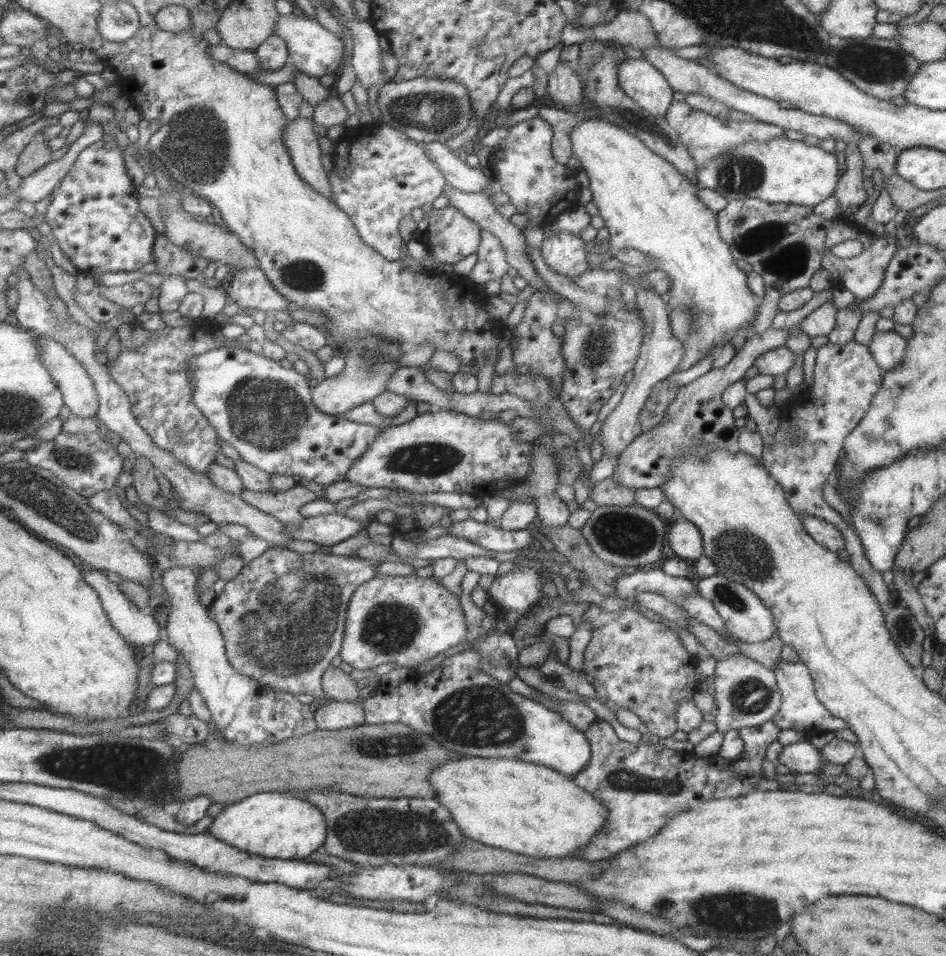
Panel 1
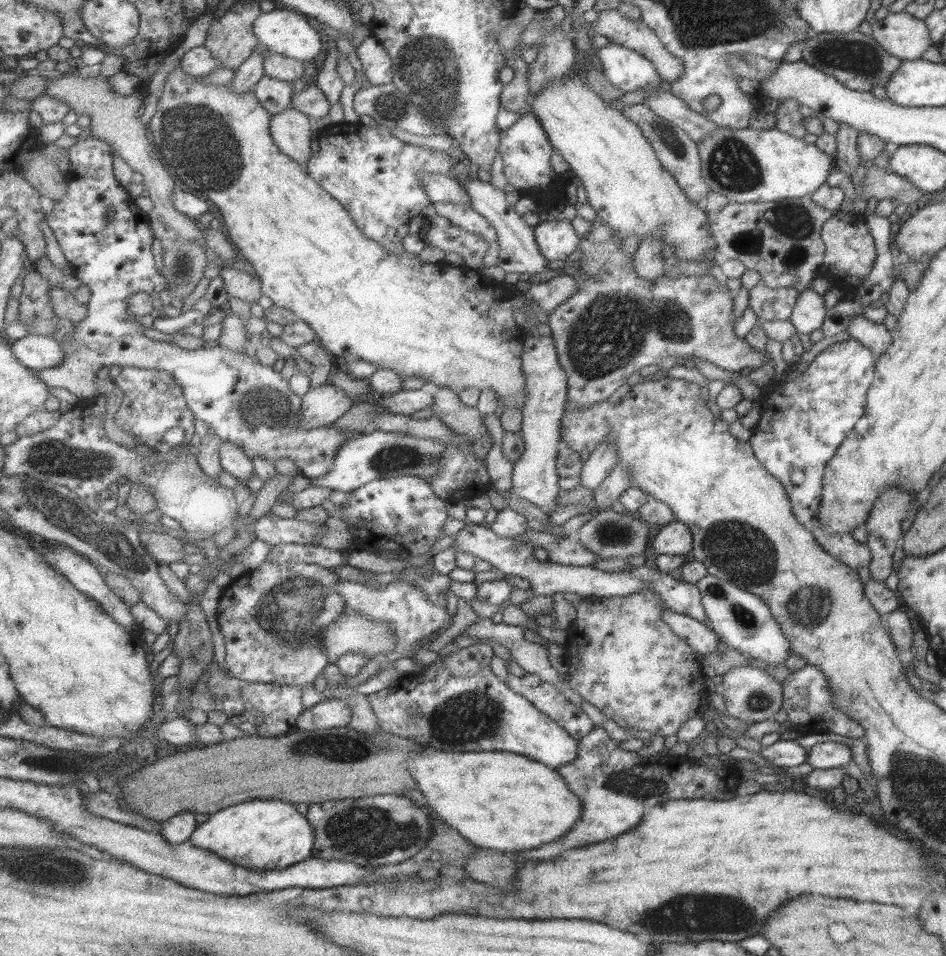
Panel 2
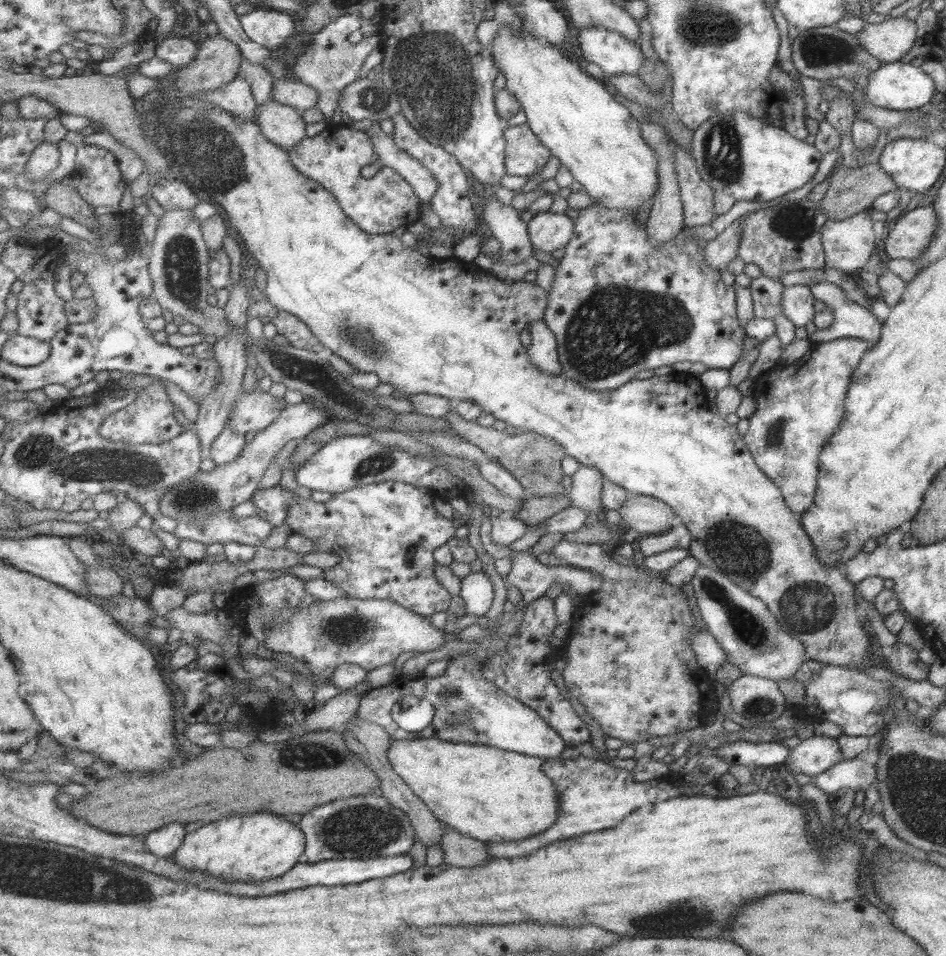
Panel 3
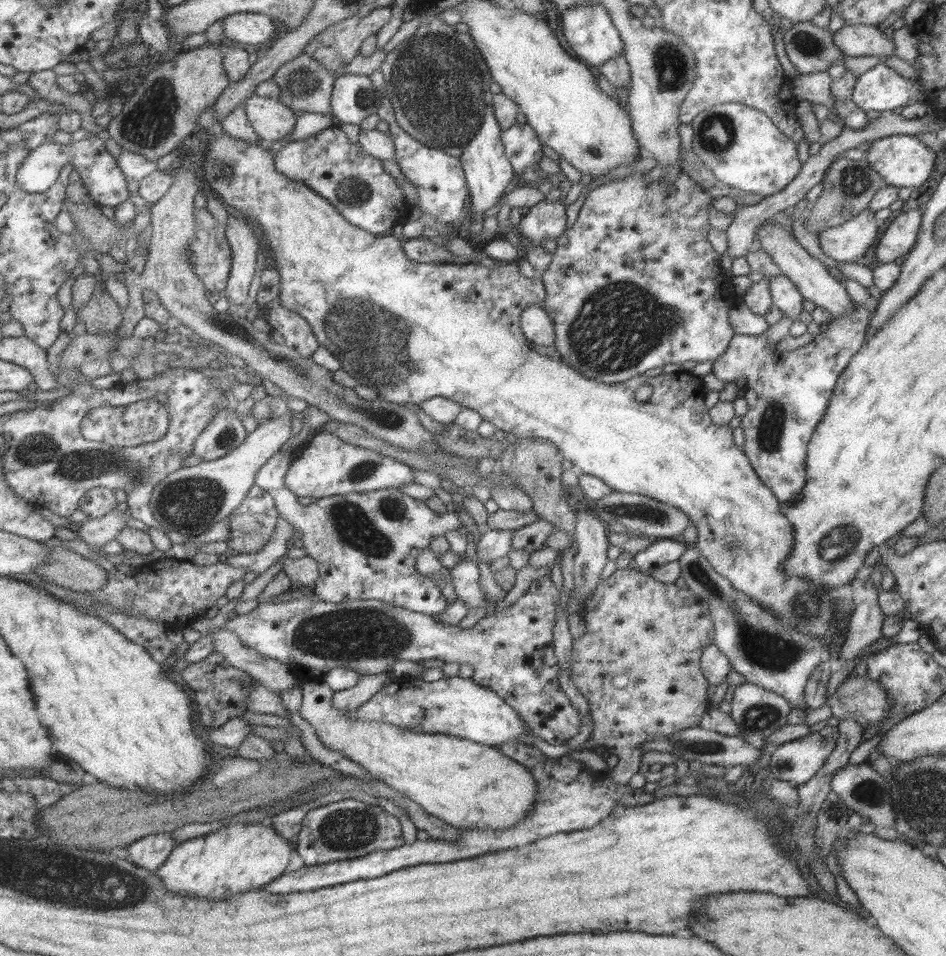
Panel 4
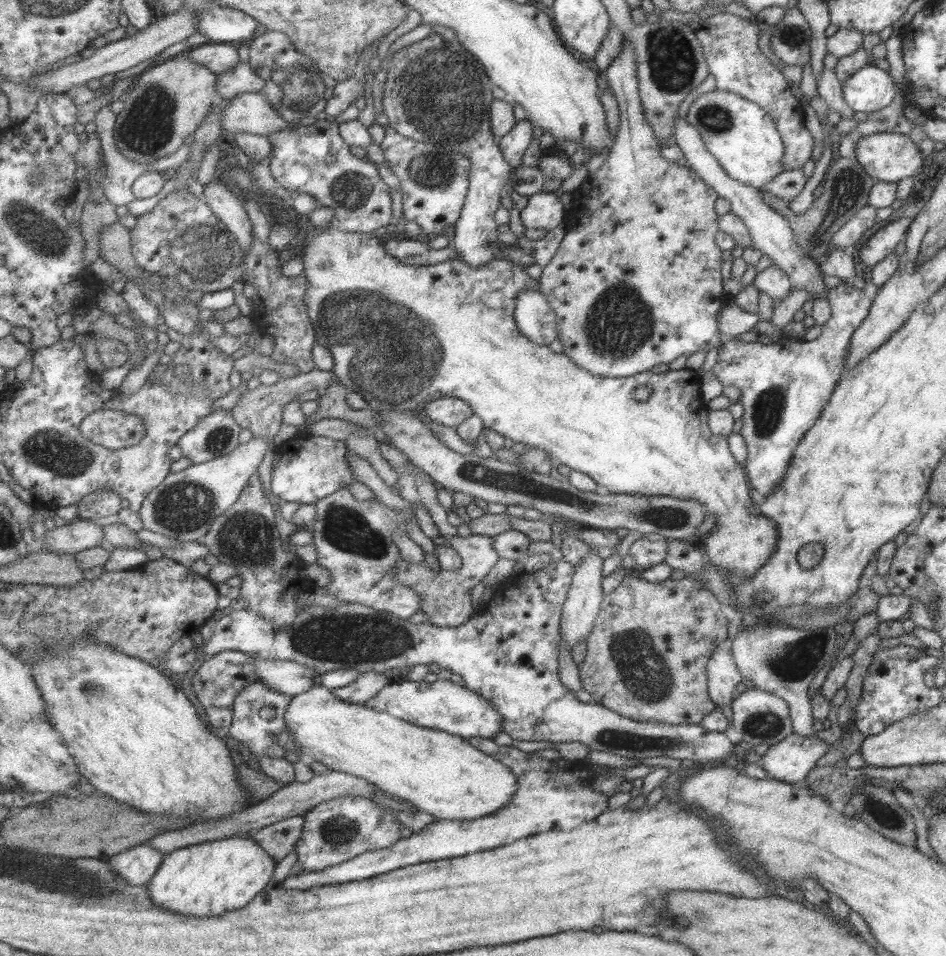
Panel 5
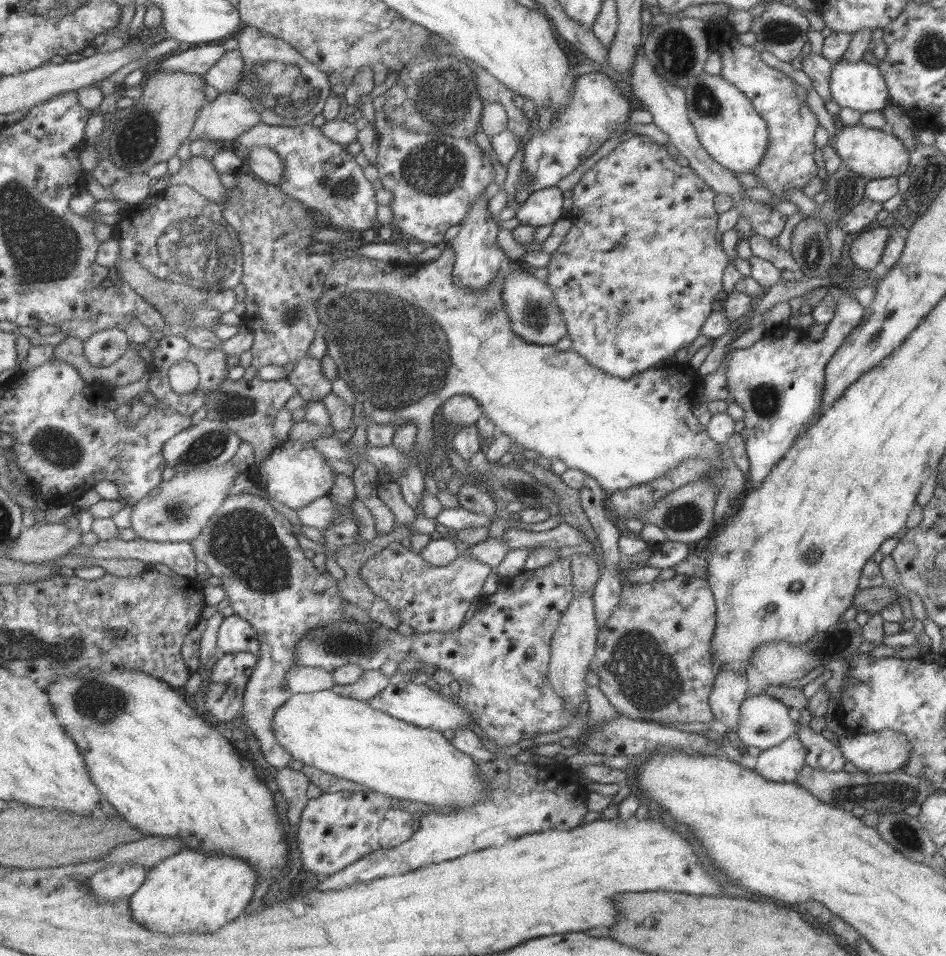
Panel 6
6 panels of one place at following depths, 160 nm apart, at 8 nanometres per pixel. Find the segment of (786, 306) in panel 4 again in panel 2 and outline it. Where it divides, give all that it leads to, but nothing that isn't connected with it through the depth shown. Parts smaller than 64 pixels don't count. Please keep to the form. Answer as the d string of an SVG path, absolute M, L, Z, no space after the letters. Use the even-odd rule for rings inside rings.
M810 287L798 291L788 322L798 335L809 335L821 328L825 316L822 293L813 292Z

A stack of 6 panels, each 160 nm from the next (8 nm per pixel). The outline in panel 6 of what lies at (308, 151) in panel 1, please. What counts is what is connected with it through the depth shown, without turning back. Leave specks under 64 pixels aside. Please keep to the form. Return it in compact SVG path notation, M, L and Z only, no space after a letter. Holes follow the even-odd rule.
M233 91L220 93L216 99L209 101L199 111L189 141L199 140L200 138L221 141L235 140L243 133L257 126L262 120L263 118L261 118L259 111L254 108L254 104L250 98L239 93L234 93Z

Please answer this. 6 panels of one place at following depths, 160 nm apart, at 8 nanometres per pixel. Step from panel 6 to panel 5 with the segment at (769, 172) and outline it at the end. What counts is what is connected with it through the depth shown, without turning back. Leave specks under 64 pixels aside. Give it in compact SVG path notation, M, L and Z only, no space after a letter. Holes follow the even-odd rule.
M725 11L713 14L695 26L697 38L701 43L709 74L714 76L718 91L729 91L738 94L760 106L775 123L784 146L780 169L783 172L802 168L812 153L814 145L809 131L799 117L801 103L789 91L787 81L781 71L771 65L769 59L757 48L759 29ZM699 27L699 28L698 28Z

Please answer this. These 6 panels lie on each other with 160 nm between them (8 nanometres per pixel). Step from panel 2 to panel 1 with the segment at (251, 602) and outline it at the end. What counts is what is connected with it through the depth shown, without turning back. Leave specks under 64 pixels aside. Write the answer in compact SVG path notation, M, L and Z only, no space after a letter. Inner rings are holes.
M271 546L271 548L259 556L259 558L255 558L253 562L245 565L233 580L228 581L224 590L216 596L209 606L211 618L219 623L224 634L226 653L229 657L230 664L237 669L237 672L249 676L257 680L260 684L269 686L269 688L291 692L295 695L305 694L315 696L315 698L325 698L329 700L322 686L323 678L325 677L325 673L327 673L327 669L337 663L342 654L351 599L362 584L378 579L377 570L375 569L375 564L377 563L382 562L379 560L356 558L356 556L335 556L334 554L325 554L321 551L299 553L289 550L286 547Z

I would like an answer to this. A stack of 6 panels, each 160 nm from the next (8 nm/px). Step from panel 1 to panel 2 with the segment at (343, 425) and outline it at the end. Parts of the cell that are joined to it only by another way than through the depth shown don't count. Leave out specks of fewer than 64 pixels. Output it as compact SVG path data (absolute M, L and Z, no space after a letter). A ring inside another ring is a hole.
M90 136L87 139L80 140L69 148L69 160L71 161L70 168L73 170L73 180L69 184L69 195L67 195L67 197L65 197L59 205L55 206L53 212L47 214L47 223L54 232L54 236L56 237L57 242L59 242L60 248L64 252L67 262L74 267L76 271L75 275L81 278L85 284L90 285L90 288L92 289L92 299L88 302L88 315L86 320L79 323L75 334L71 334L73 344L69 342L69 344L64 344L64 346L62 345L62 349L64 350L63 362L53 368L37 371L38 376L40 376L42 381L47 384L47 386L51 386L53 388L65 388L76 396L77 401L80 401L98 395L99 387L97 372L99 372L101 368L111 368L111 366L115 366L116 364L121 368L133 366L135 368L144 368L145 370L166 370L167 372L170 372L183 387L191 410L197 417L207 422L210 428L214 428L216 430L216 434L219 435L224 441L234 442L235 444L239 443L239 446L242 446L251 458L253 456L260 455L262 458L265 458L269 462L271 461L273 464L278 464L278 462L288 459L297 466L297 469L300 470L302 475L308 477L310 480L319 480L321 476L325 476L327 472L331 472L336 454L339 452L342 444L345 444L345 442L351 440L355 435L359 434L344 432L344 430L340 430L336 424L329 424L328 426L314 428L313 430L302 430L302 428L300 428L300 418L304 397L299 396L296 392L293 392L290 387L289 380L287 381L283 379L281 377L281 373L275 372L271 365L261 364L255 355L252 357L247 356L244 352L229 350L228 348L223 348L220 345L208 349L203 347L197 350L187 350L186 348L181 348L179 345L171 344L169 341L151 340L149 336L143 334L143 330L141 330L141 326L139 326L139 322L137 322L138 317L130 312L131 297L138 294L138 292L146 292L155 298L158 296L159 292L163 292L163 290L167 288L167 281L162 274L159 274L159 270L157 270L157 260L153 253L153 243L157 237L155 232L147 228L150 223L149 213L141 212L141 208L135 204L133 196L131 196L131 194L129 194L123 186L120 186L117 178L113 175L115 174L115 172L113 172L113 153L112 146L108 142L104 142L95 136Z

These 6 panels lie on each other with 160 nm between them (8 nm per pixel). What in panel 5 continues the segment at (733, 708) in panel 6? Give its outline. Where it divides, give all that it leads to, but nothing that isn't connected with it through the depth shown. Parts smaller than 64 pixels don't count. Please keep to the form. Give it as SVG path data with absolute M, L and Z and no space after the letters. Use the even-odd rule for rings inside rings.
M728 648L714 649L705 665L709 700L716 709L731 705L733 691L739 682L745 682L735 666L732 654Z

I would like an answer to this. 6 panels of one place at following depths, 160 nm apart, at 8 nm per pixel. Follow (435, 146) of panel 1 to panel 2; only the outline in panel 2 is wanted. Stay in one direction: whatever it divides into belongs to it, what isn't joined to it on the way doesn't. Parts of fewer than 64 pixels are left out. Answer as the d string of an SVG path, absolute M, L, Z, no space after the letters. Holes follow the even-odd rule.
M475 173L469 176L469 179L463 183L468 194L471 196L472 208L479 214L486 217L493 227L497 230L499 244L501 245L501 262L499 267L509 274L539 274L548 272L549 260L541 253L536 240L535 228L529 226L523 216L515 210L515 206L509 203L507 193L504 190L495 188L489 181L483 181Z

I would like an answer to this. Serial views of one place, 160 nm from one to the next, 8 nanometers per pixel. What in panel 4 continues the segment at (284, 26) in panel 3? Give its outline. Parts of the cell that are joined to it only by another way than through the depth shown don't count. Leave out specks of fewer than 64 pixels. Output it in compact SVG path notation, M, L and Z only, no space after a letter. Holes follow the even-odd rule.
M236 12L222 19L222 28L224 31L224 40L230 43L243 46L245 44L265 44L273 41L281 35L275 36L276 19L265 14L255 12Z

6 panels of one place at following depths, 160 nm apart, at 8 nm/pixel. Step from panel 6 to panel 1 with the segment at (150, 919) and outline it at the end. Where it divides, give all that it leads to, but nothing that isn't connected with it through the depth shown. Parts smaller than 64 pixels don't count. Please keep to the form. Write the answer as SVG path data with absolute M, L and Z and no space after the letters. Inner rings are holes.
M261 792L227 806L208 830L215 838L251 854L265 858L303 860L326 843L325 815L306 796L283 792Z

